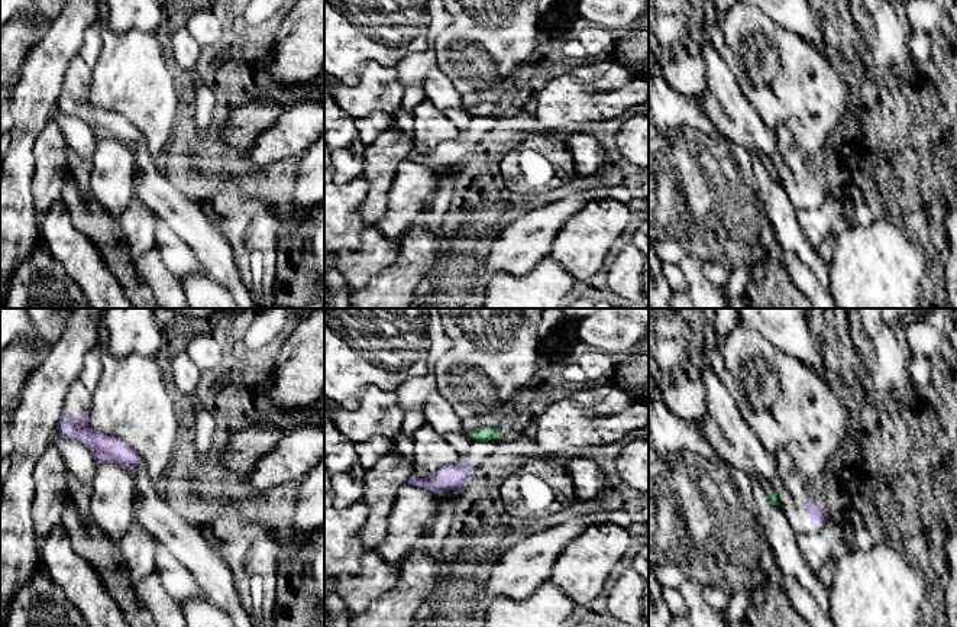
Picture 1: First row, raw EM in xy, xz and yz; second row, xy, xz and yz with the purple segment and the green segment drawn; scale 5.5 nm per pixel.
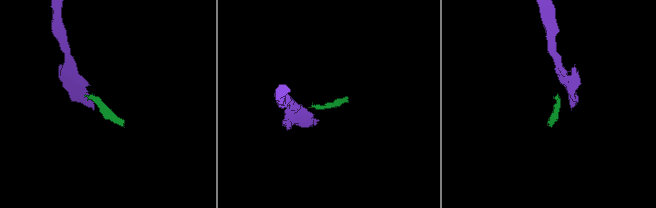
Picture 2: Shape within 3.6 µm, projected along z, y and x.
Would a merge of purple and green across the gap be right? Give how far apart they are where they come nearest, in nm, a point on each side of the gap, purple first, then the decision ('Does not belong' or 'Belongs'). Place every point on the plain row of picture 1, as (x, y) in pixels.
Distance 140 nm. Across: xz (469, 141), (477, 116). Does not belong

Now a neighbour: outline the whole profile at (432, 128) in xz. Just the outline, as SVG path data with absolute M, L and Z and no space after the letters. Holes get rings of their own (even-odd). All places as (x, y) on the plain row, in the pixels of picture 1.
M429 98L420 103L413 114L416 127L411 135L420 153L430 153L440 143L456 139L458 127Z

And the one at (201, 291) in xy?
M204 271L181 277L190 308L240 308L232 293Z

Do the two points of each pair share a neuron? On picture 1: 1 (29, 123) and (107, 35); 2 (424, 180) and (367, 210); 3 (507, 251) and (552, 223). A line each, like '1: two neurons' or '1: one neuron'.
1: two neurons
2: two neurons
3: one neuron

